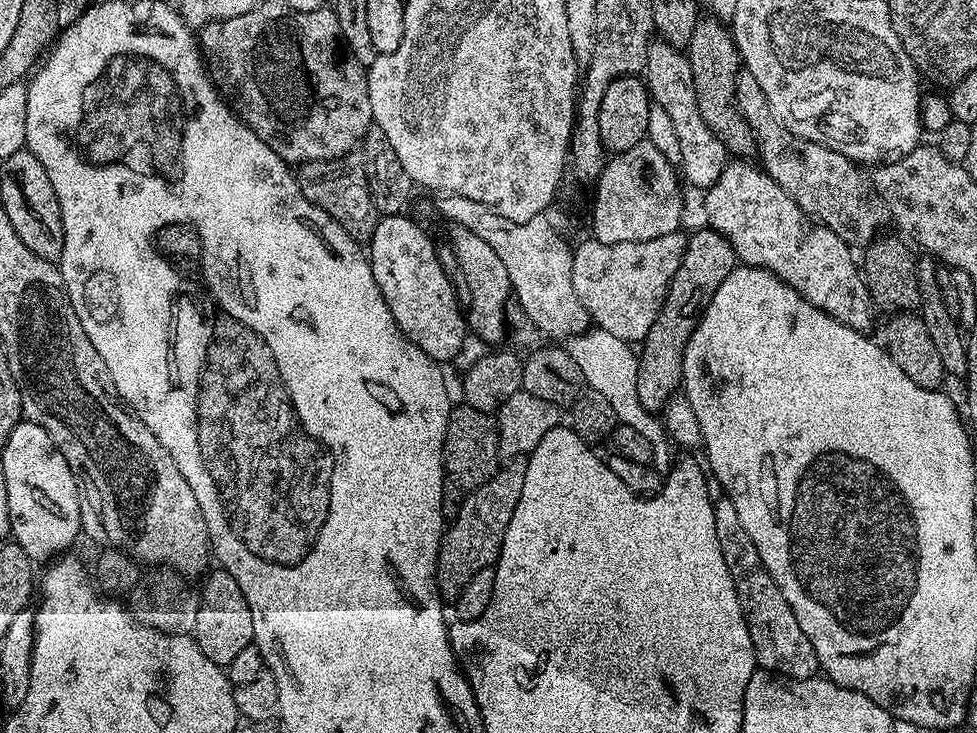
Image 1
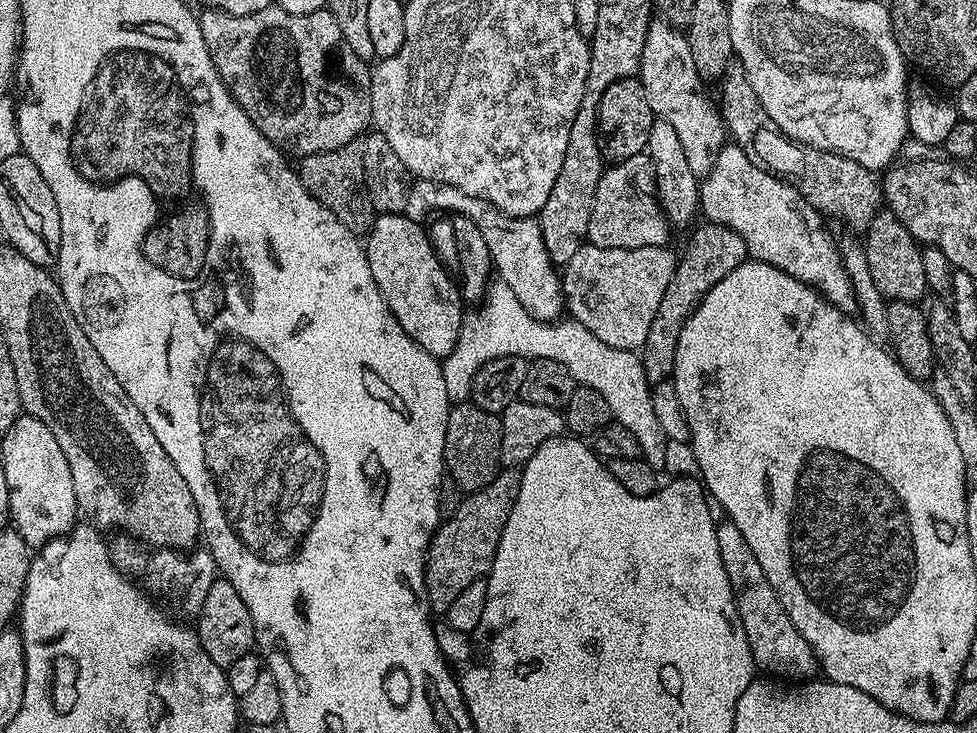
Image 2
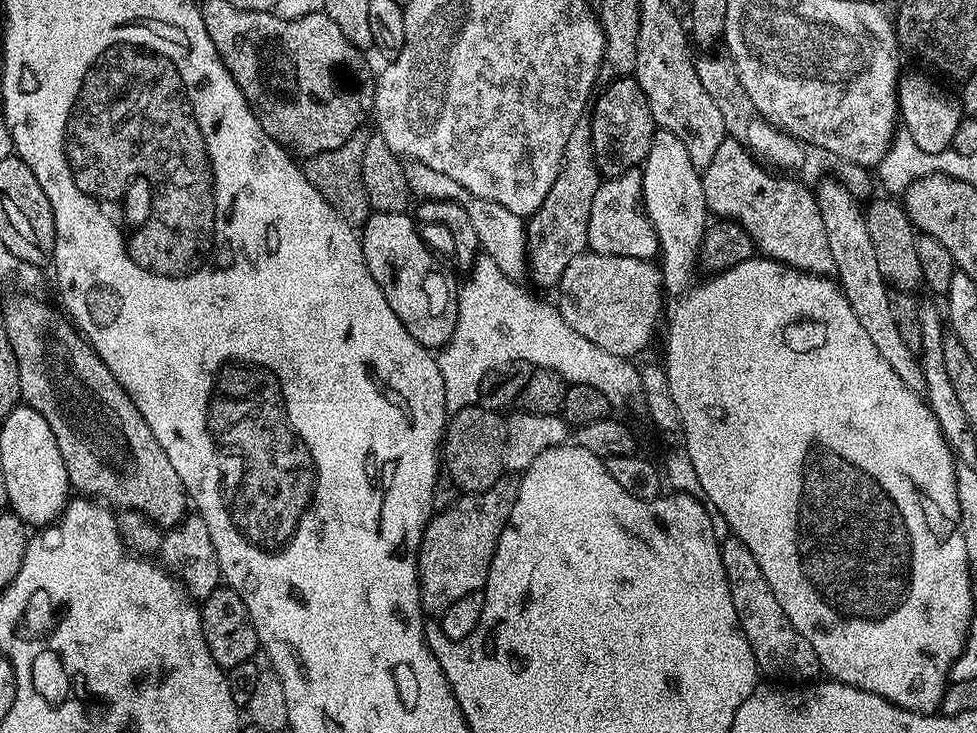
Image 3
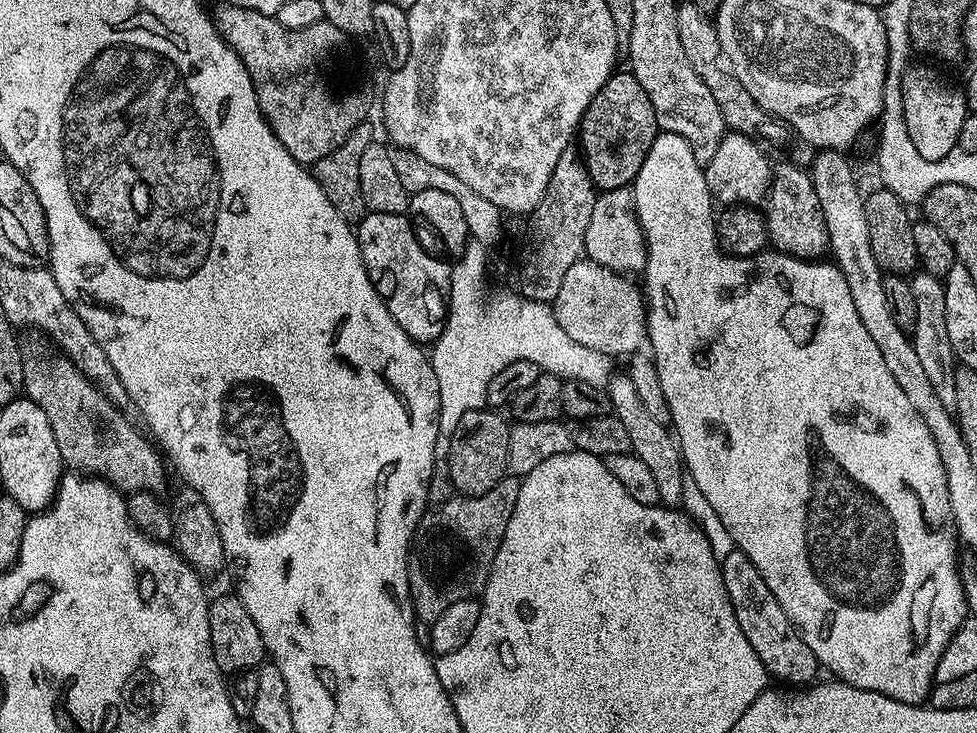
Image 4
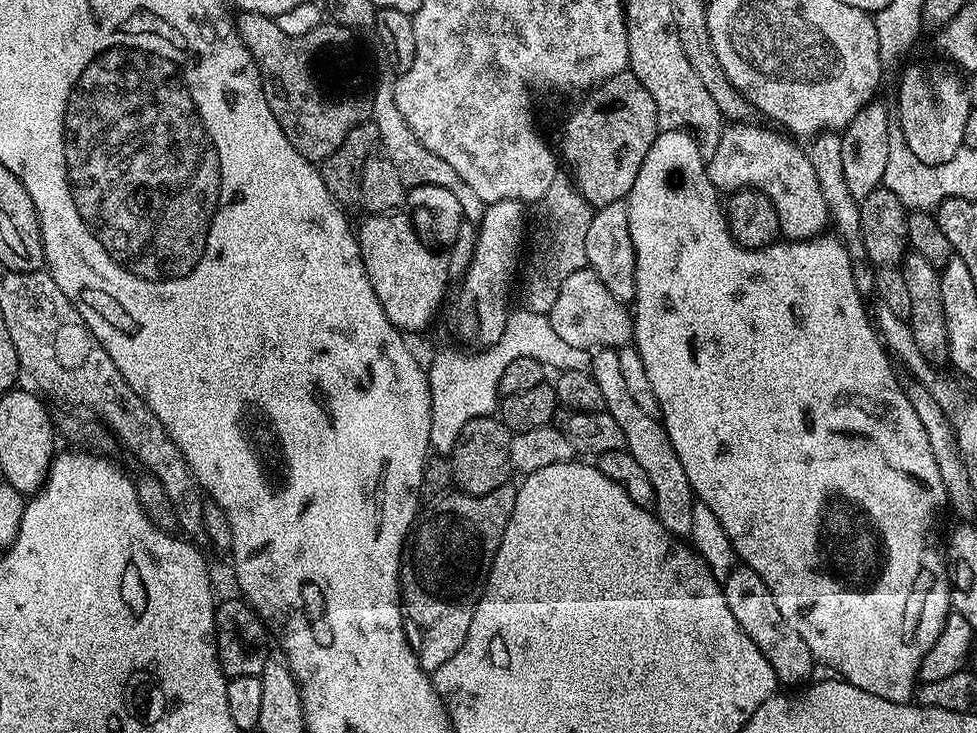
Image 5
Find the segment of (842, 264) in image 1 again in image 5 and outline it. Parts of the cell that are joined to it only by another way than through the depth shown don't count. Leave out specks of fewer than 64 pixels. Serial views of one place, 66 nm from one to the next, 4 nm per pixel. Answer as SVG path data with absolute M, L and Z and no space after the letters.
M760 122L729 123L718 138L718 150L707 157L708 177L724 194L739 188L757 188L766 193L770 202L774 202L774 210L778 210L781 237L788 242L812 240L830 224L826 198L822 198L822 186L818 186L818 174L814 174L814 166L810 166L807 151L799 148L791 135L767 127L763 128Z

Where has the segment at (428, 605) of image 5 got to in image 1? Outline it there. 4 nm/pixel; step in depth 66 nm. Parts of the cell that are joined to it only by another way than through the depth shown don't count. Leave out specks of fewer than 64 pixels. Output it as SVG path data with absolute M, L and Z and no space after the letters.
M516 458L509 464L512 465L501 467L484 485L471 489L465 495L456 519L445 527L436 559L436 584L440 587L440 599L445 602L454 602L462 586L466 586L478 570L493 567L500 556L506 526L510 526L510 518L514 518L518 498L522 498L522 482L528 461Z

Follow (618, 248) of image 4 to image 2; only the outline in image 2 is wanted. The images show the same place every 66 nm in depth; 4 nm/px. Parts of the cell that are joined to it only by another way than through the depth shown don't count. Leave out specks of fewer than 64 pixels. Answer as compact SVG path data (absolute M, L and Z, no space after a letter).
M644 152L615 161L598 178L596 201L590 210L587 243L603 248L638 250L638 246L665 246L670 225L656 197L656 175L652 160Z

